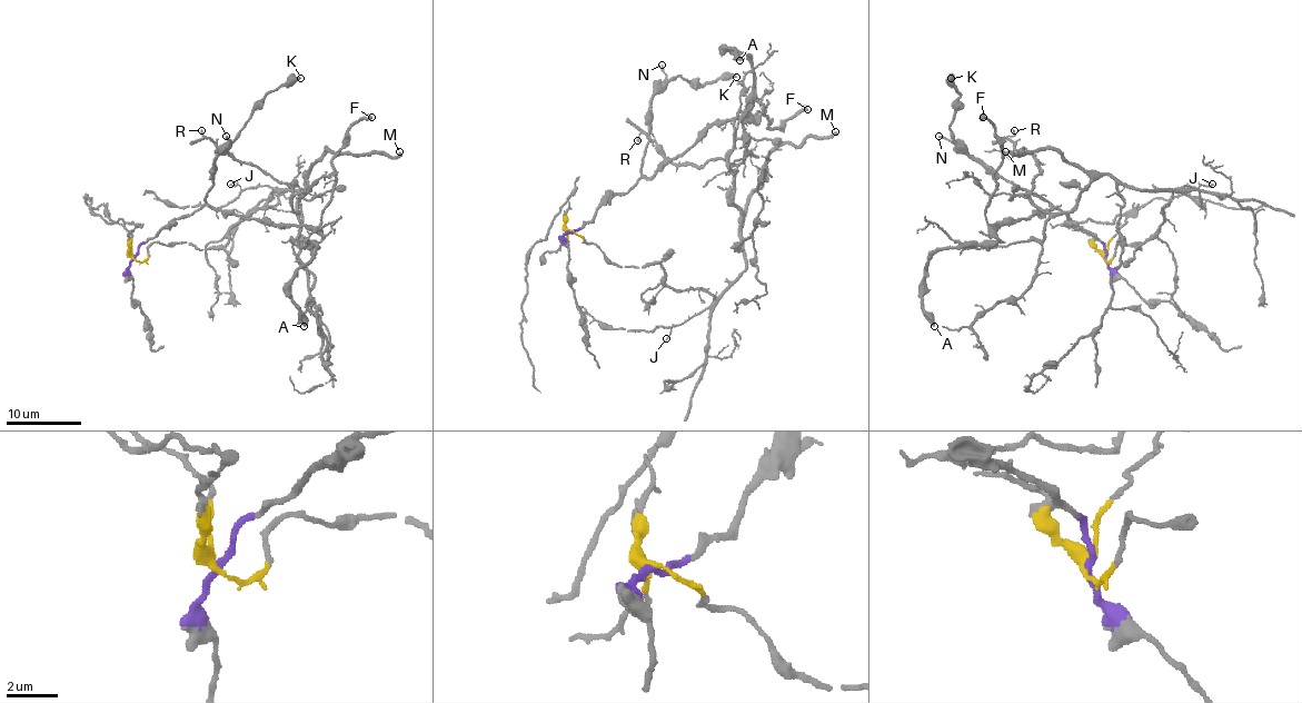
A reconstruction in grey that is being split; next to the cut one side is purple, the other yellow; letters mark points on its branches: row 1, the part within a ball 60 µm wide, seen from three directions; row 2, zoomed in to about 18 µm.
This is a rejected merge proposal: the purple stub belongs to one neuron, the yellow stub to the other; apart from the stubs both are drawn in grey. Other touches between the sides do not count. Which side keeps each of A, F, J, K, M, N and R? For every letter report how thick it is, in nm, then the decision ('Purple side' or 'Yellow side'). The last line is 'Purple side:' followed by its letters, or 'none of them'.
A: Thickness 280 nm. Purple side
F: Thickness 440 nm. Purple side
J: Thickness 130 nm. Yellow side
K: Thickness 420 nm. Purple side
M: Thickness 360 nm. Yellow side
N: Thickness 200 nm. Purple side
R: Thickness 180 nm. Yellow side
Purple side: A, F, K, N

